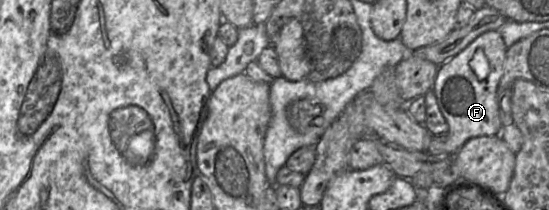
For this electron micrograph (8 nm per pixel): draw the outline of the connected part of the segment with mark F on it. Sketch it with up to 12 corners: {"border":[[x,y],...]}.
{"border":[[478,36],[439,66],[432,90],[446,154],[500,135],[506,51]]}

